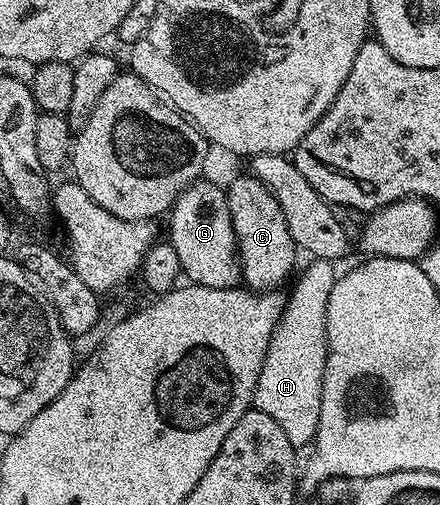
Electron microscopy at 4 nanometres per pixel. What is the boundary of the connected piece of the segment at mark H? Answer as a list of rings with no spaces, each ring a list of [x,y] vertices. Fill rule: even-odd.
[[[313,259],[305,267],[301,276],[296,276],[297,284],[289,295],[285,307],[280,308],[277,327],[269,342],[269,348],[259,373],[257,388],[253,394],[252,406],[275,417],[279,429],[287,433],[287,441],[295,449],[302,449],[317,437],[319,405],[323,397],[323,373],[327,361],[327,301],[335,282],[334,264],[328,259]]]

